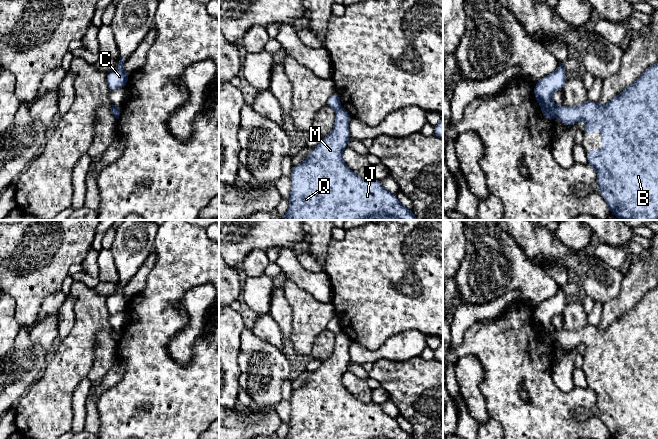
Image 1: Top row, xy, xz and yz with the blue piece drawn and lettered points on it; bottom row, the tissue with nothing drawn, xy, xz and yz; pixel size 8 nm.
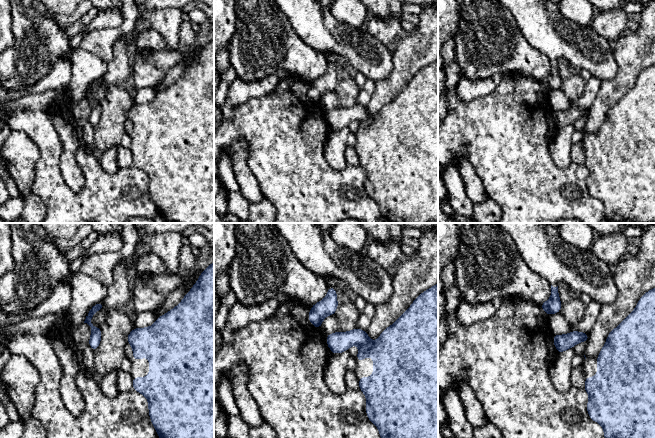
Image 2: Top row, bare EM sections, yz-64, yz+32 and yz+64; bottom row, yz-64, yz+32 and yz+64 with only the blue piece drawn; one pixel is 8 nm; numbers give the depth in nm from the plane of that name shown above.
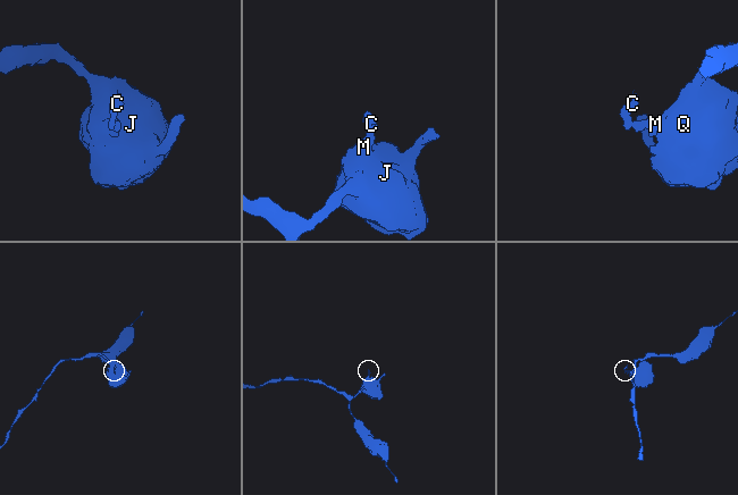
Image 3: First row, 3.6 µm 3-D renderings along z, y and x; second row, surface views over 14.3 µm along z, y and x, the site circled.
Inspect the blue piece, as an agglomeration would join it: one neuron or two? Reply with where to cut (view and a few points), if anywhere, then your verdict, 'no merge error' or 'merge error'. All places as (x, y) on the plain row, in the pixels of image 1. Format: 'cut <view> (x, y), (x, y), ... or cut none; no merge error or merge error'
cut yz (557, 331), (554, 339); merge error

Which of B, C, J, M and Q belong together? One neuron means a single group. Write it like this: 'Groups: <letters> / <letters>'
Groups: B J M Q / C

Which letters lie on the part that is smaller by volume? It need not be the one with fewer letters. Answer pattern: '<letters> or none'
C

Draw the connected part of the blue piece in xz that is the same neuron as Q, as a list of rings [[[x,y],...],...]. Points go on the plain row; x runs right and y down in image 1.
[[[343,332],[336,334],[332,356],[322,361],[321,366],[313,372],[313,379],[308,379],[304,386],[293,391],[290,426],[286,439],[414,439],[399,426],[395,418],[382,410],[380,404],[363,403],[344,387],[342,376],[348,370],[350,362],[350,343],[351,339]]]

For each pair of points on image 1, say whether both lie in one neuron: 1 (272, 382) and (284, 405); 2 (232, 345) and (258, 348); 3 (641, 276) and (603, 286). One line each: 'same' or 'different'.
1: different
2: different
3: different

